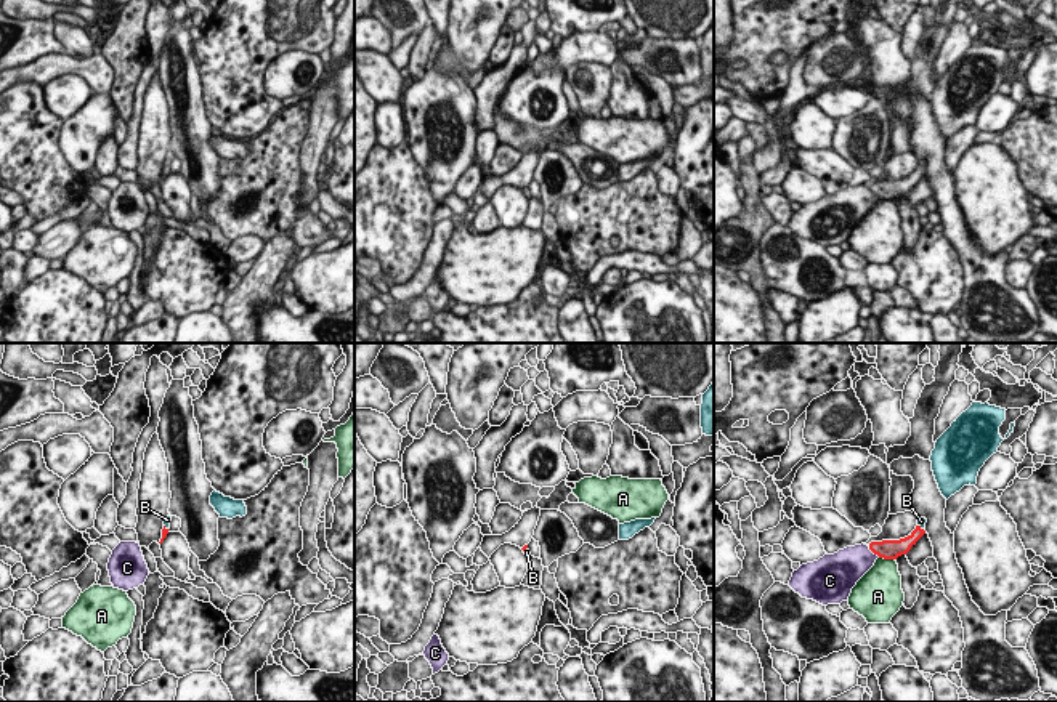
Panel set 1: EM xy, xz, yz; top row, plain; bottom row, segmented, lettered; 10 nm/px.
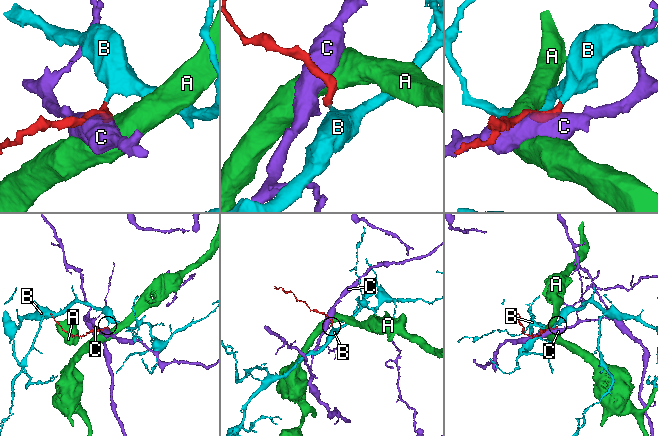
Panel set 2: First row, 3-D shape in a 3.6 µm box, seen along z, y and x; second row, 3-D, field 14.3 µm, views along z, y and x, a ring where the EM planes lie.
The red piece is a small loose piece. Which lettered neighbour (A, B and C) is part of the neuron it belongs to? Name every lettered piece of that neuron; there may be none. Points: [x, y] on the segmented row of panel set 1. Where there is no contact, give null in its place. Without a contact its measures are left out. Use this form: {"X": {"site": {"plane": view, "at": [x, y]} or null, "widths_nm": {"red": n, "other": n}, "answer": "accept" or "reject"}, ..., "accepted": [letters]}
{"A": {"site": {"plane": "yz", "at": [887, 558]}, "widths_nm": {"red": 190, "other": 380}, "answer": "reject"}, "B": {"site": {"plane": "yz", "at": [919, 528]}, "widths_nm": {"red": 160, "other": 90}, "answer": "accept"}, "C": {"site": {"plane": "yz", "at": [874, 553]}, "widths_nm": {"red": 190, "other": 340}, "answer": "reject"}, "accepted": ["B"]}

